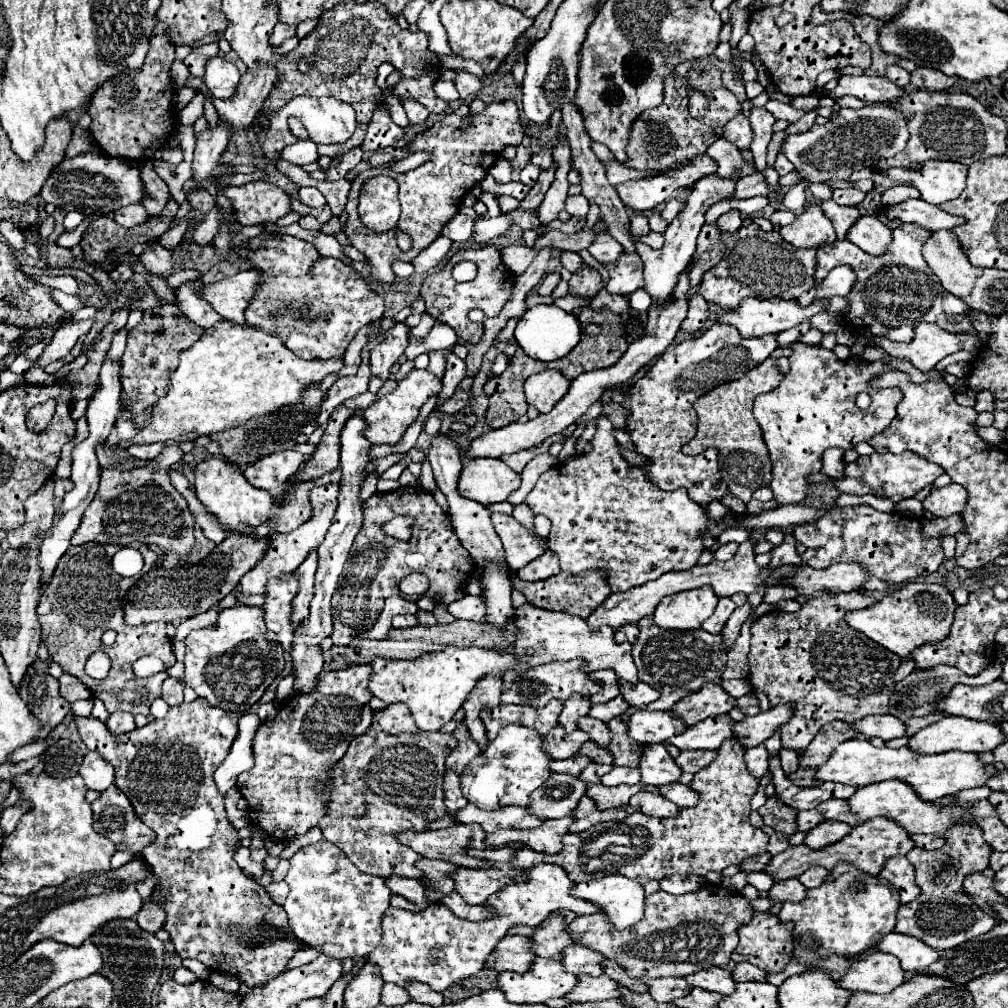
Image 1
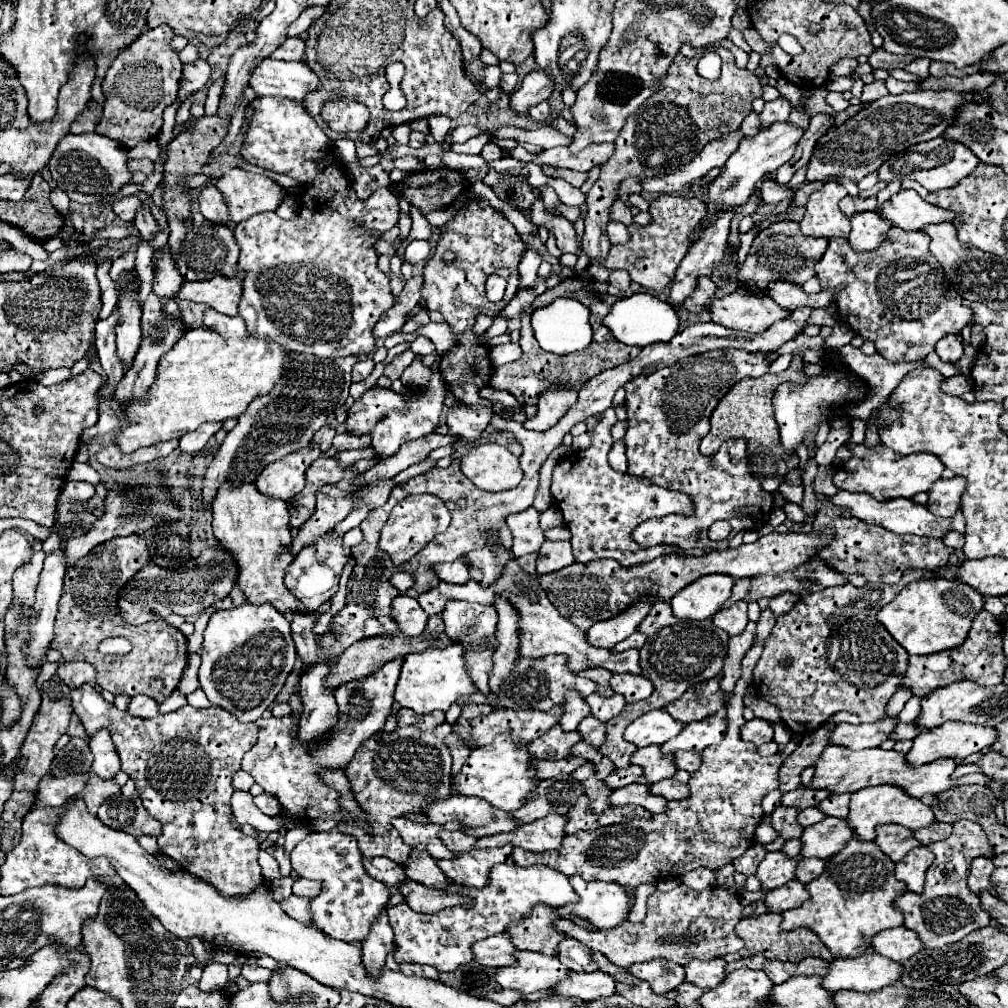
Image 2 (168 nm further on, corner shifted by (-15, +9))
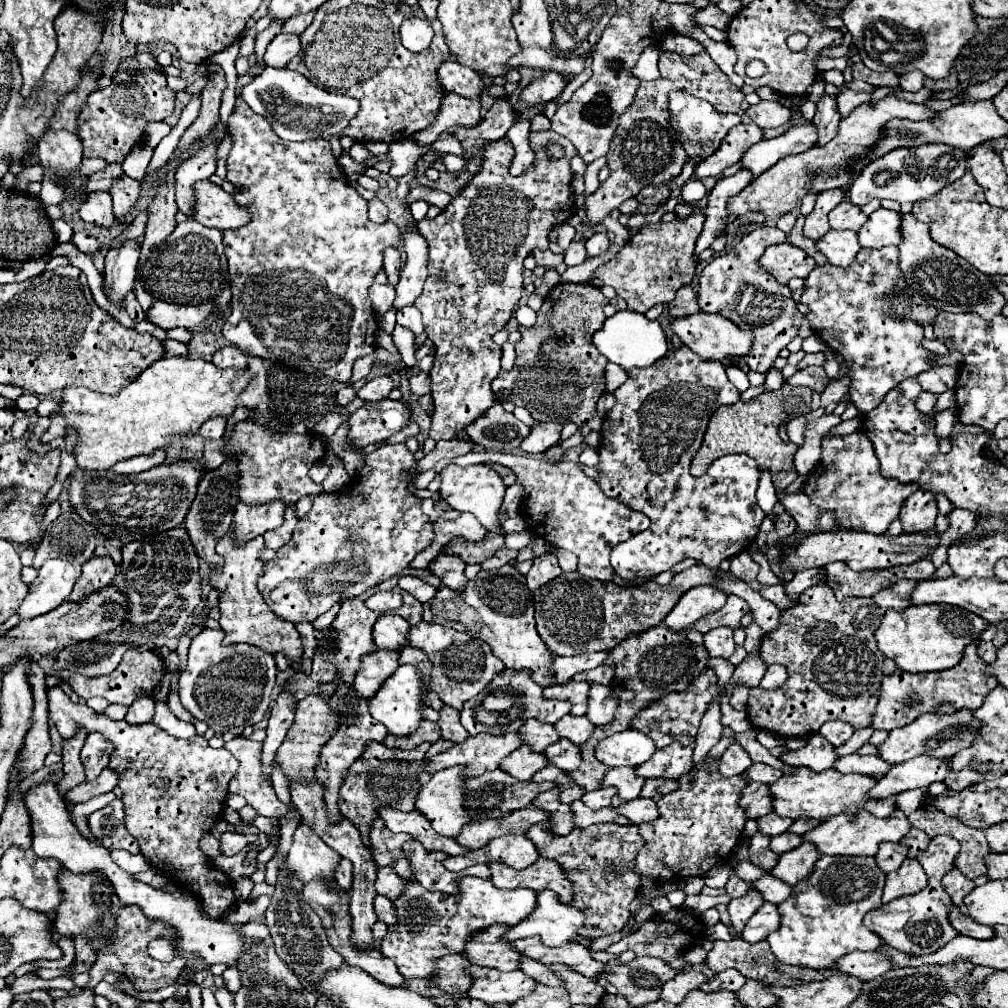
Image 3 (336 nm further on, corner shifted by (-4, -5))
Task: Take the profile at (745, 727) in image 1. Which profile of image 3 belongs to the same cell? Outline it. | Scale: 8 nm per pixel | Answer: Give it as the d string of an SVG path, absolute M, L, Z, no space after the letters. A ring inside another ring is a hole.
M732 743L732 745L724 751L724 755L720 757L720 767L718 767L718 771L720 771L722 777L734 777L734 775L744 773L750 765L752 765L752 761L750 761L748 753L746 753L738 743Z

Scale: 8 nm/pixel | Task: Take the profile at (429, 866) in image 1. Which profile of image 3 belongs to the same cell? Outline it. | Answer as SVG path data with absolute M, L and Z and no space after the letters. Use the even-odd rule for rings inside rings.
M382 867L378 869L376 873L376 883L374 883L374 889L378 895L384 895L388 899L396 899L396 895L400 895L400 891L404 889L404 879L400 879L394 871L388 871L388 867Z

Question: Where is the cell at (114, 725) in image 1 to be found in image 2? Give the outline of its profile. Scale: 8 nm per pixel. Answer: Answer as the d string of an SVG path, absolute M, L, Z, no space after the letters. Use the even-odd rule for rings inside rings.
M139 695L139 697L133 697L129 707L127 707L129 713L133 713L135 717L155 717L159 713L159 705L155 703L155 699L147 697L147 695Z

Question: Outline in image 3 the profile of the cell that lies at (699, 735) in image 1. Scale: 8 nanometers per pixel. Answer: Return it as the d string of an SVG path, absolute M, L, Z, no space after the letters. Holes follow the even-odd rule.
M670 743L636 767L636 775L644 779L674 779L678 781L692 769L692 747L682 747L680 743Z

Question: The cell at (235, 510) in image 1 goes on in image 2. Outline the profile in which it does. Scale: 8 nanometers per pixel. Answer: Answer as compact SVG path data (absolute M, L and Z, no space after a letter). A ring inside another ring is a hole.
M225 481L215 499L213 499L213 533L219 539L219 543L229 549L239 565L239 587L243 589L243 593L247 595L249 603L261 605L265 601L269 601L271 605L275 605L277 611L287 613L287 611L305 611L303 603L299 603L299 599L285 587L283 577L287 573L289 563L293 561L291 555L287 555L285 547L291 543L291 535L289 535L289 509L287 503L281 499L273 499L263 495L255 483L233 483L233 481Z

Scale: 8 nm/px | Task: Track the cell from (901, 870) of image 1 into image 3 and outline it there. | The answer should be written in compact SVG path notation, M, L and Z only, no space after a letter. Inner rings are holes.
M906 859L898 871L886 875L886 885L882 893L882 903L898 899L902 895L912 895L928 885L928 877L916 859Z

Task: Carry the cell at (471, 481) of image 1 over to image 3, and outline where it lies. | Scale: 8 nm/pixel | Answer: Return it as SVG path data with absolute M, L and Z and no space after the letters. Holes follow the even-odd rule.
M448 465L440 471L440 489L438 489L438 493L450 505L450 509L456 509L460 513L468 511L468 513L476 515L476 519L492 533L498 531L496 515L498 515L498 509L502 505L504 491L506 491L506 487L504 487L500 475L488 465L470 465L470 467Z

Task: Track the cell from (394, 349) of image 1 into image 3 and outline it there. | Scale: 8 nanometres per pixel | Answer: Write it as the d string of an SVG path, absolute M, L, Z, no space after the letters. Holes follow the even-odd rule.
M384 375L384 377L376 377L364 383L356 395L364 401L382 401L384 397L388 397L390 391L392 391L392 379Z

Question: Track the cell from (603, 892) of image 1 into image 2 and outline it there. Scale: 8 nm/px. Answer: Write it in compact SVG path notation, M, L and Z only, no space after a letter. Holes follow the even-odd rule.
M579 875L569 877L569 881L579 893L579 903L559 907L561 917L585 917L597 929L613 929L627 921L633 907L625 885L613 881L583 881Z

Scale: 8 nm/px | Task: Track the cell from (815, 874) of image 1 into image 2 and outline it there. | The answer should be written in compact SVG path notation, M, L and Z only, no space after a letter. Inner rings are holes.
M809 857L809 859L803 859L803 861L799 863L799 869L797 869L795 877L797 877L799 881L803 881L803 883L809 883L809 881L813 881L815 877L819 877L819 873L823 873L823 869L825 869L825 861L823 861L823 859L819 859L819 857Z

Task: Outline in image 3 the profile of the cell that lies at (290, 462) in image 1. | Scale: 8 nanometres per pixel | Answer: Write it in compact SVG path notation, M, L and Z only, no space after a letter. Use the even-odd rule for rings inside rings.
M238 503L234 513L232 529L236 545L244 545L250 539L264 535L266 531L278 529L284 523L284 503L268 503L262 507L248 507L246 503Z

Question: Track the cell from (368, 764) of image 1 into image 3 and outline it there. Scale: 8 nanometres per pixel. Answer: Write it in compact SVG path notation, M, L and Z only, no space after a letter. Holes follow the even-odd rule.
M366 743L366 751L350 765L350 771L340 789L340 813L354 823L360 831L362 841L368 845L368 831L372 829L372 821L378 817L378 805L374 801L414 801L416 791L428 783L428 773L424 771L426 763L424 753L428 751L428 743L412 751L388 749L382 743Z

